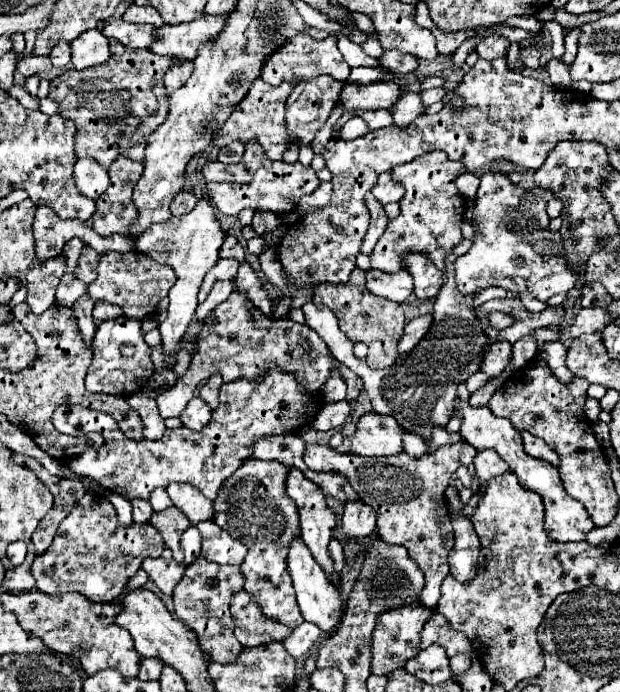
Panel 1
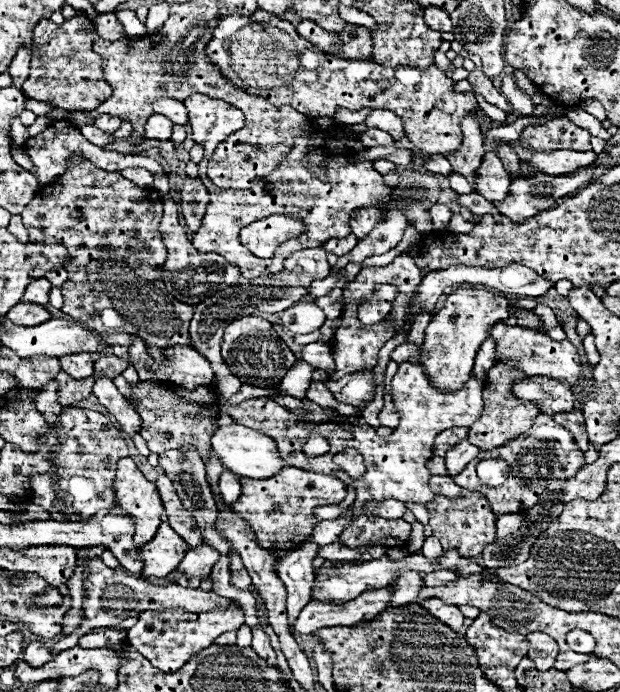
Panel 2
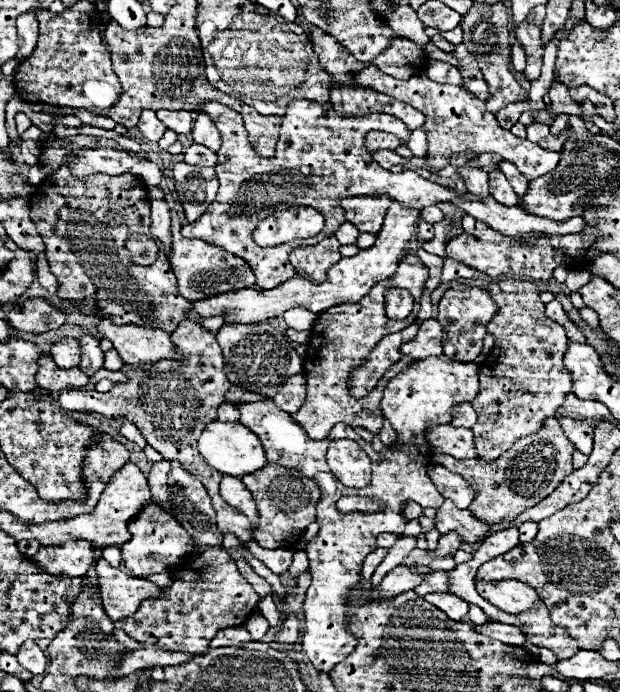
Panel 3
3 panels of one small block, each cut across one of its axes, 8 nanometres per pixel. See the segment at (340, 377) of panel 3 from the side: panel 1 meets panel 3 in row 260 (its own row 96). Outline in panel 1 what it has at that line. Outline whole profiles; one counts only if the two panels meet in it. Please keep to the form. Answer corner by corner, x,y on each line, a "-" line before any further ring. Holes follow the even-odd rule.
404,92
400,96
400,100
388,112
394,118
394,126
408,128
414,122
414,118
424,114
424,110
426,110
426,106
422,104
422,98
418,92

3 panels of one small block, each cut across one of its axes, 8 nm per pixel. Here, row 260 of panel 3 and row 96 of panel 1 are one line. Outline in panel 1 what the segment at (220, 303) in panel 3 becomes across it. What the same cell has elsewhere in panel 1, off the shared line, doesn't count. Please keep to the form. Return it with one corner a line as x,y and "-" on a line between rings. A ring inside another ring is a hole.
346,82
342,86
338,104
342,104
344,112
352,110
388,110
402,94
396,82
372,82
372,84
356,84

